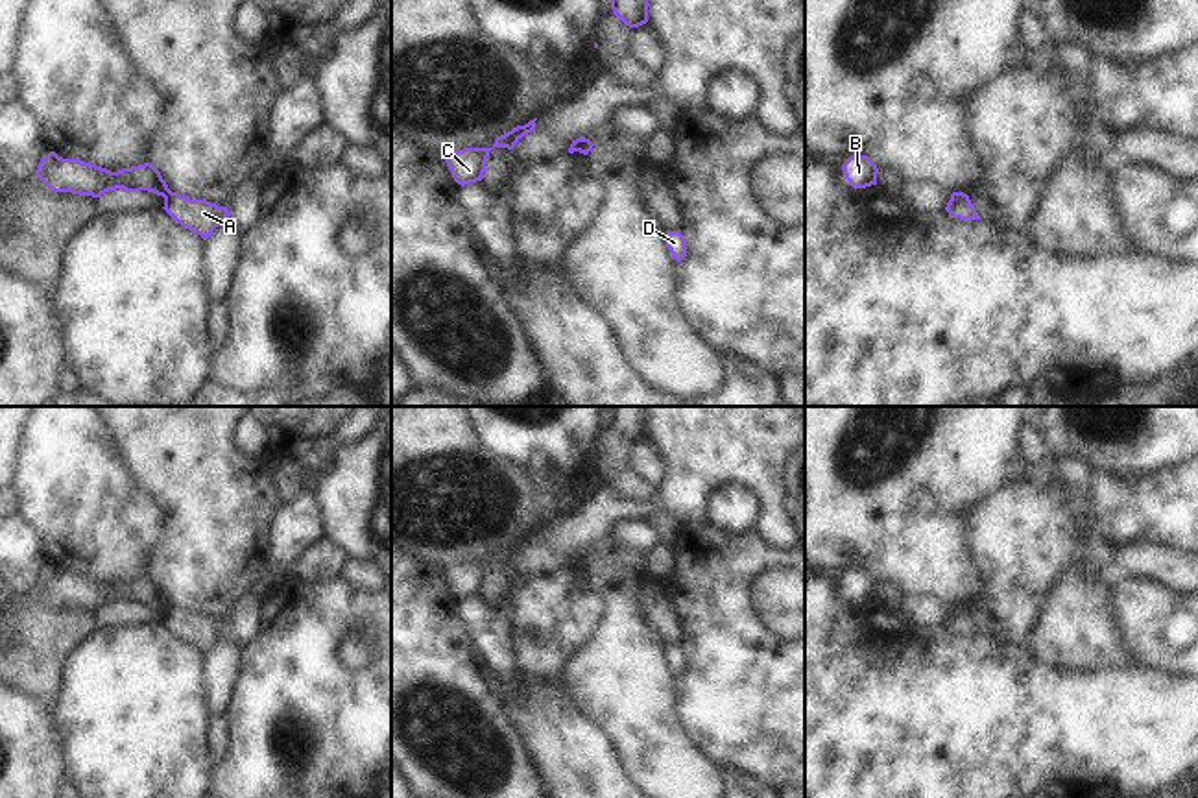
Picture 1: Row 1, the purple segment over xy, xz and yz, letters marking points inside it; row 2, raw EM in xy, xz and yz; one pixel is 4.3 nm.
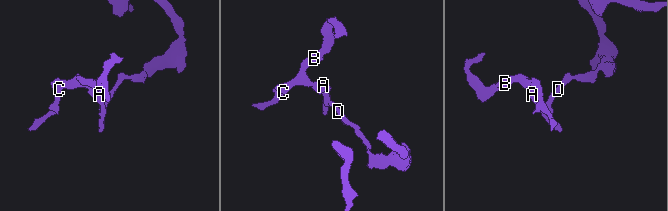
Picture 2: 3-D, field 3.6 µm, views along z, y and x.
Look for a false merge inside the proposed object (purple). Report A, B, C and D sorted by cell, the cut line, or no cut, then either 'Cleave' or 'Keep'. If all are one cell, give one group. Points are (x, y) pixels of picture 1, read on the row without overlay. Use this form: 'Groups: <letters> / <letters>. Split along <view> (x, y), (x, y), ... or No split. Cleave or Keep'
Groups: A D / B C. Split along xy (172, 606), (165, 612). Cleave

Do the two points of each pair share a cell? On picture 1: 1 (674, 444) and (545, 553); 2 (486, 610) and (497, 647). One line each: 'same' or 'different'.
1: same
2: same

